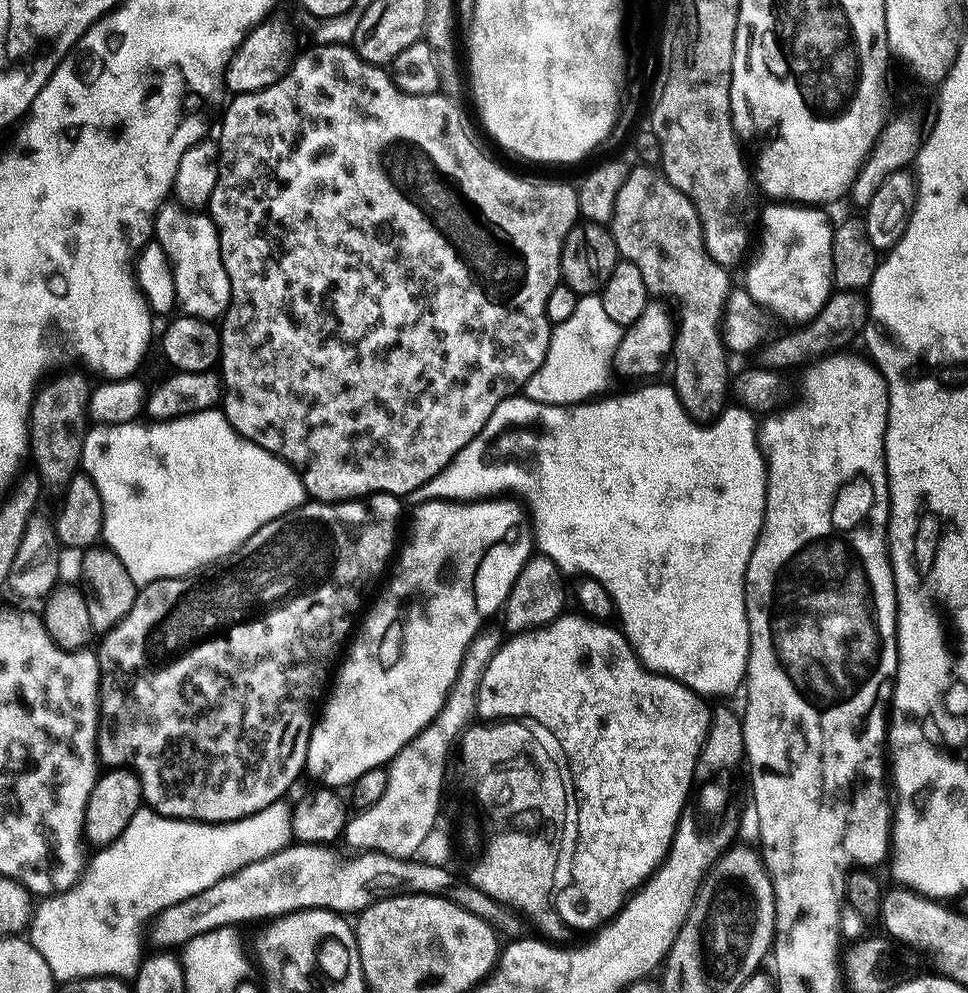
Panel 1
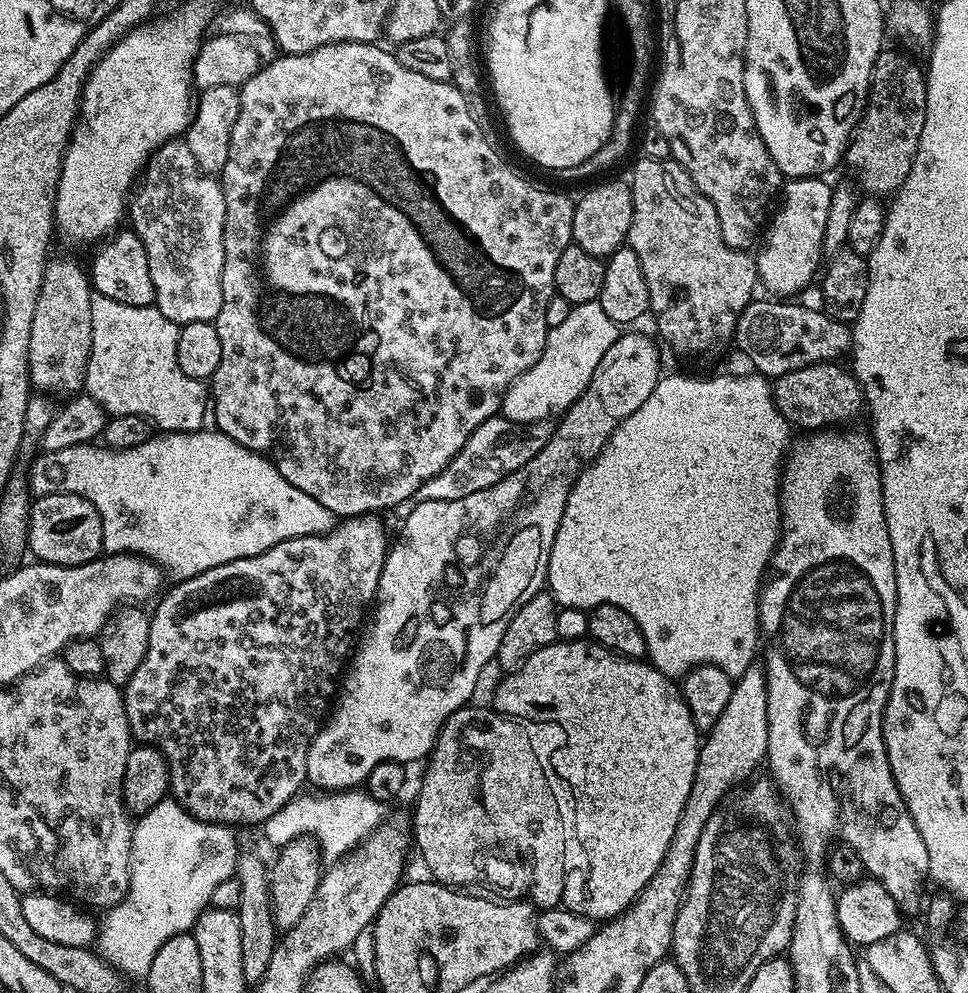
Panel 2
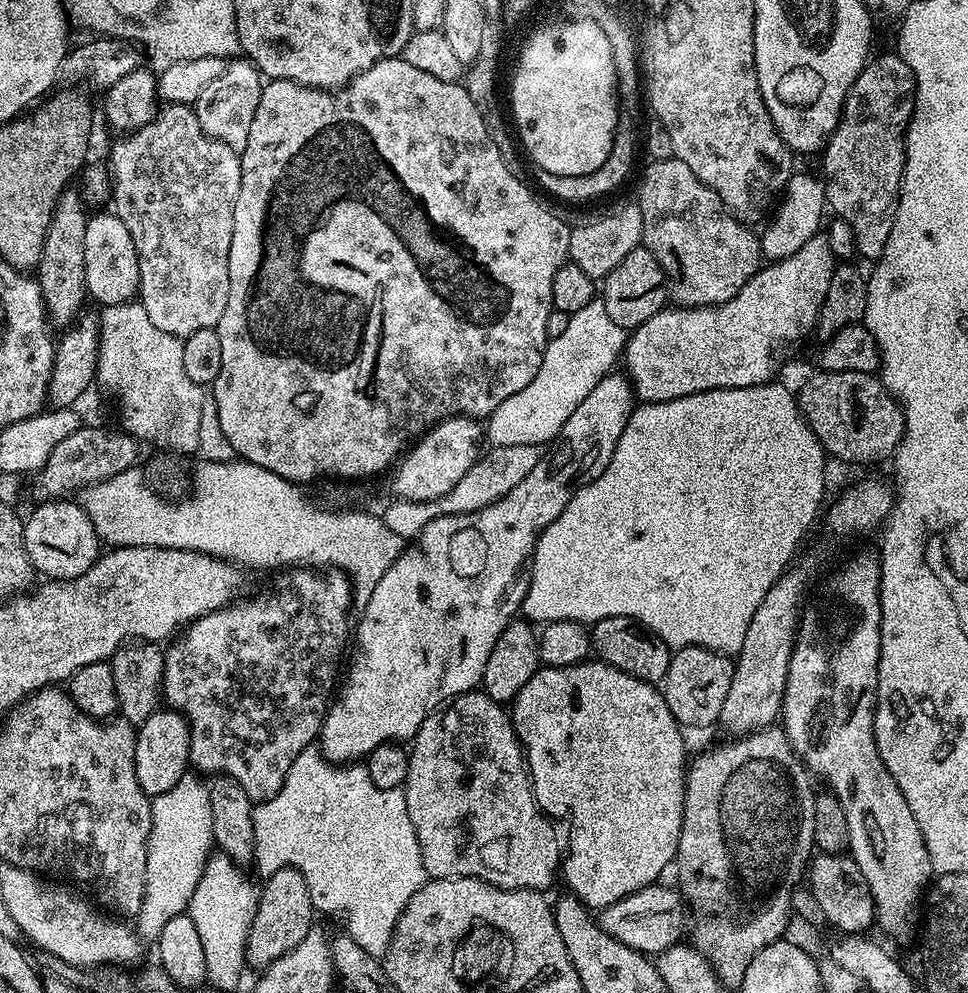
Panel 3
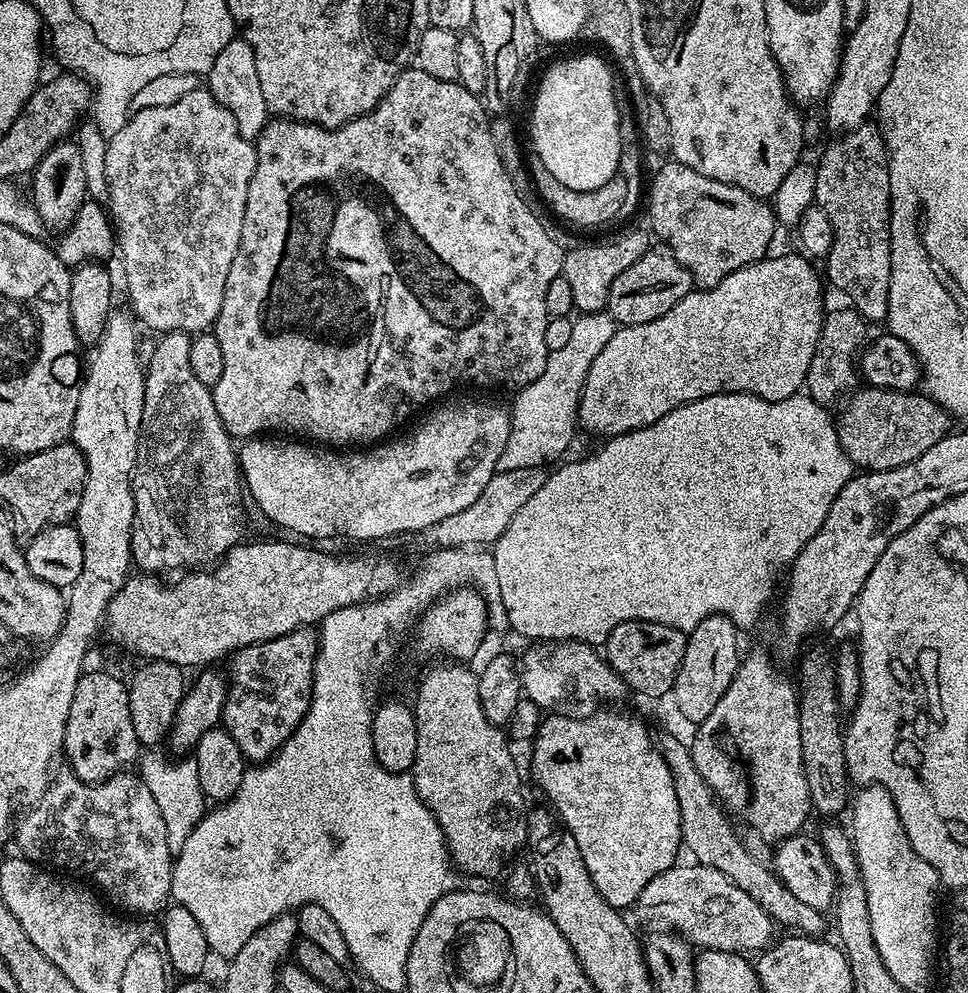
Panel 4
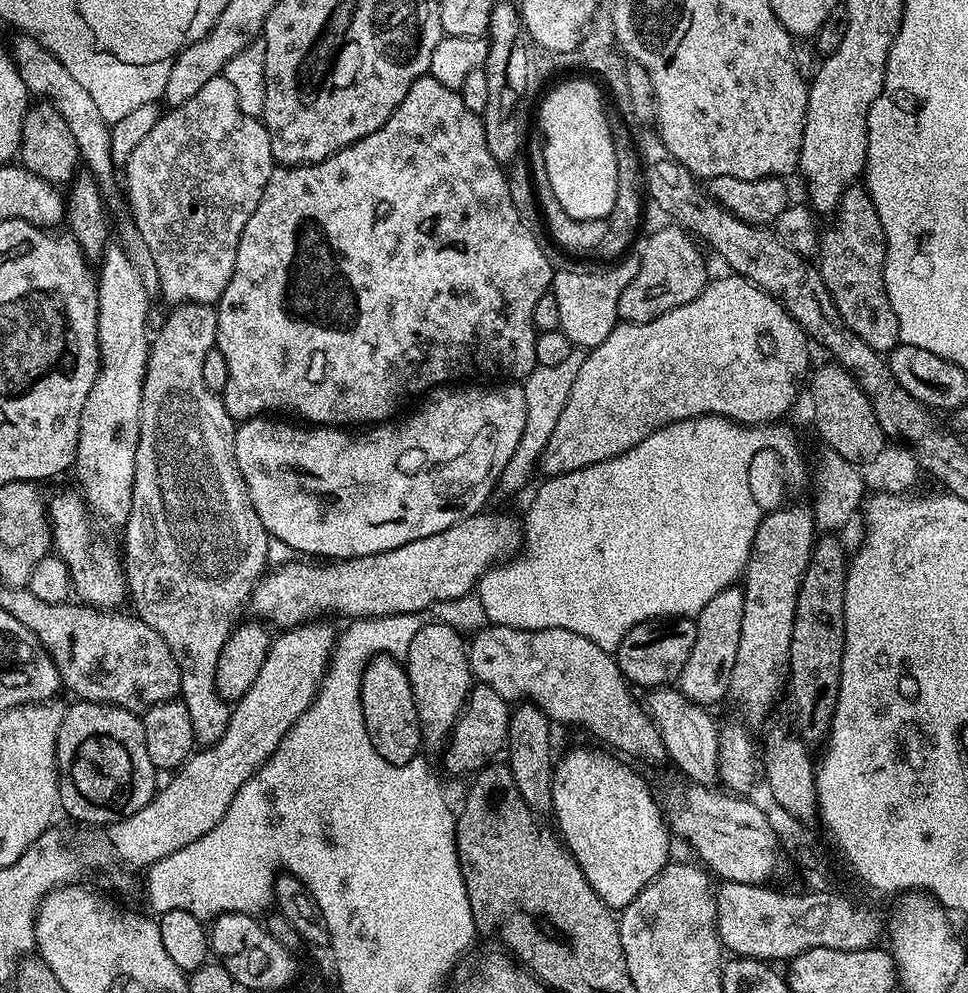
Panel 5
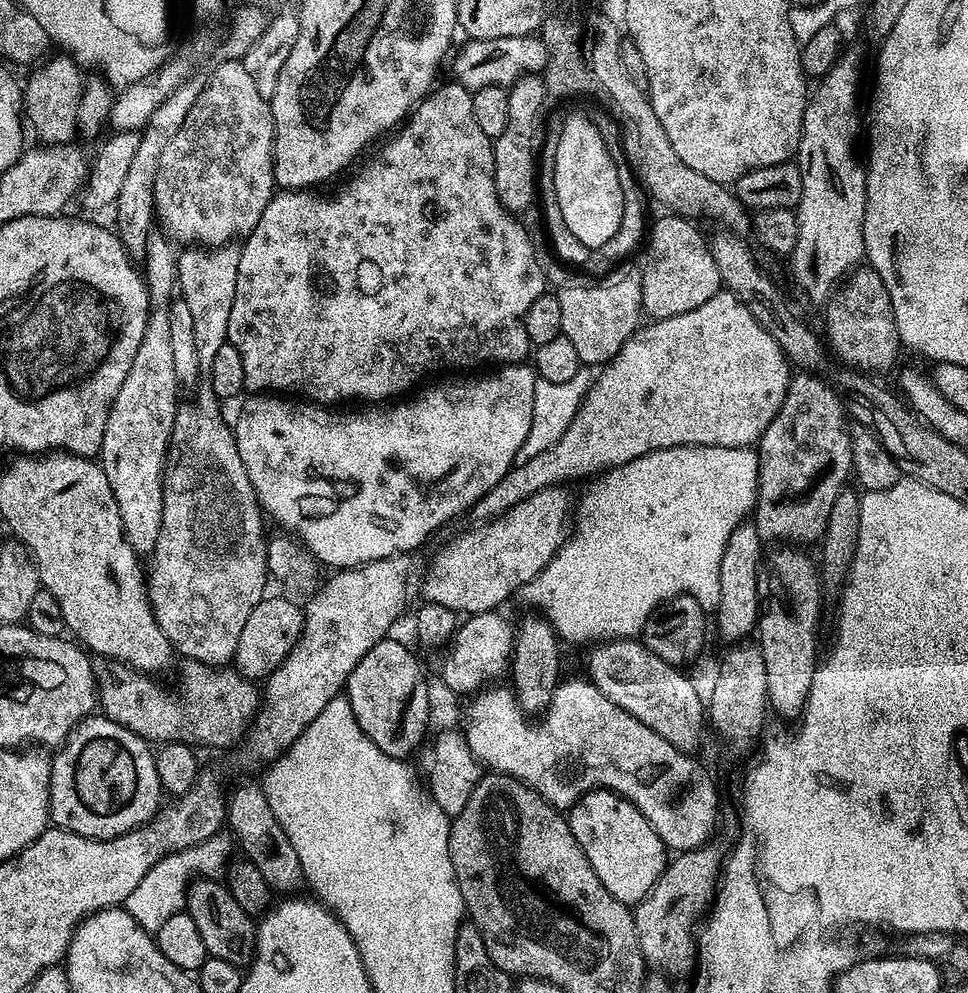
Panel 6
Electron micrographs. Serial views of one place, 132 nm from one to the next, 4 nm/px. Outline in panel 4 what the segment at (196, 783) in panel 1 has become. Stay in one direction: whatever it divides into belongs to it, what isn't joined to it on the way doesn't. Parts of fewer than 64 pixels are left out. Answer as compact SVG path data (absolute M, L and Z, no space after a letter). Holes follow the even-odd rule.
M307 627L231 653L227 661L228 697L224 699L222 726L230 738L238 742L245 761L272 759L302 722L312 701L312 675L317 647L317 633Z

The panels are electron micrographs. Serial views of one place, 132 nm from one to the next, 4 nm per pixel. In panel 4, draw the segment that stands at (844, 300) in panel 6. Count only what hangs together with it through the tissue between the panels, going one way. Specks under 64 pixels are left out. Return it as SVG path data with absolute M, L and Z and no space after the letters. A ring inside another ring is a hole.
M865 122L849 132L837 135L829 146L816 170L815 203L826 210L834 226L834 246L826 261L826 280L840 292L848 295L847 303L855 308L859 316L869 322L887 321L890 298L890 254L892 253L892 203L890 202L890 174L888 173L888 151L884 145L884 133L875 123Z

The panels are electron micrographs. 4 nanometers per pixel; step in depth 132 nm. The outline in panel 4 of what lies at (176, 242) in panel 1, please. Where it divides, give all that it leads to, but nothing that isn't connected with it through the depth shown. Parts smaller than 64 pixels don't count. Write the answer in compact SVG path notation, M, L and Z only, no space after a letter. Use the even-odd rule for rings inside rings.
M201 86L190 90L180 101L171 106L154 106L154 110L132 112L126 126L118 130L118 134L107 137L106 146L106 182L108 183L107 205L110 216L118 233L118 256L124 259L124 280L128 283L128 300L132 303L131 311L141 325L157 328L157 333L185 332L199 334L215 325L222 298L226 290L226 278L230 274L230 266L234 262L234 254L238 254L238 242L242 238L242 218L246 218L246 194L250 190L250 178L254 178L256 165L256 146L247 140L238 130L238 122L234 122L234 114L226 110L209 92Z

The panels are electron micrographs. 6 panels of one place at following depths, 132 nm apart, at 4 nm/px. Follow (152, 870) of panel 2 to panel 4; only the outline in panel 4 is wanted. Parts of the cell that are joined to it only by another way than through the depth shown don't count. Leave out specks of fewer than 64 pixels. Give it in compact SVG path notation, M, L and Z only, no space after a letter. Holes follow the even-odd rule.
M150 750L143 753L138 762L138 775L154 800L158 802L158 810L162 814L162 822L166 822L166 838L168 845L179 850L182 842L190 838L194 826L198 826L206 811L206 801L202 794L202 786L198 782L198 766L195 759L176 758L176 761Z

